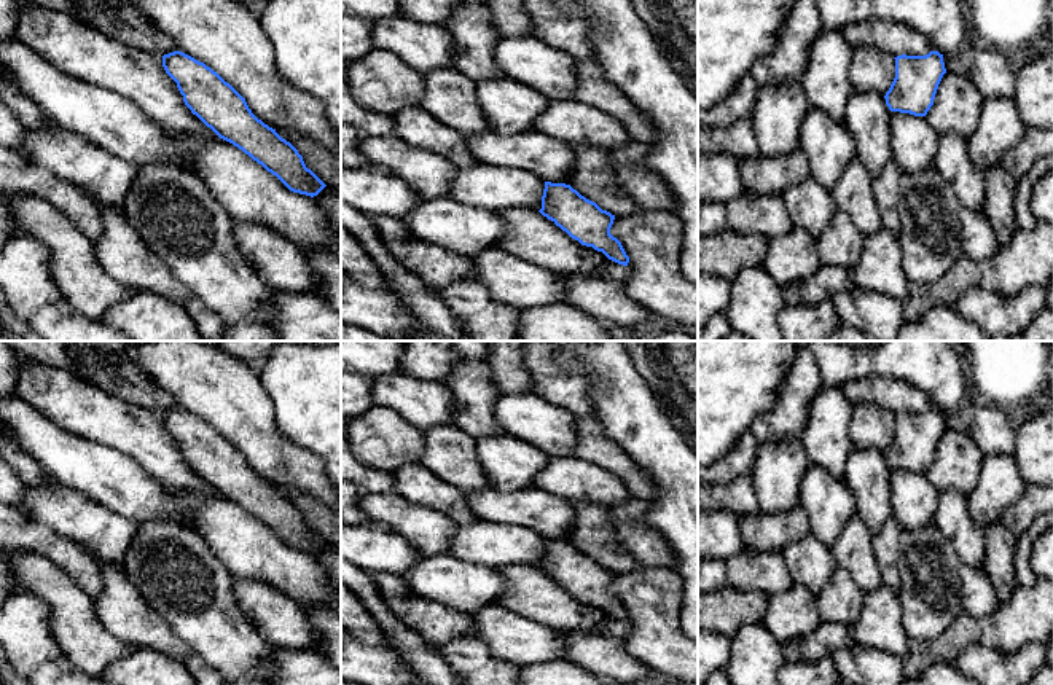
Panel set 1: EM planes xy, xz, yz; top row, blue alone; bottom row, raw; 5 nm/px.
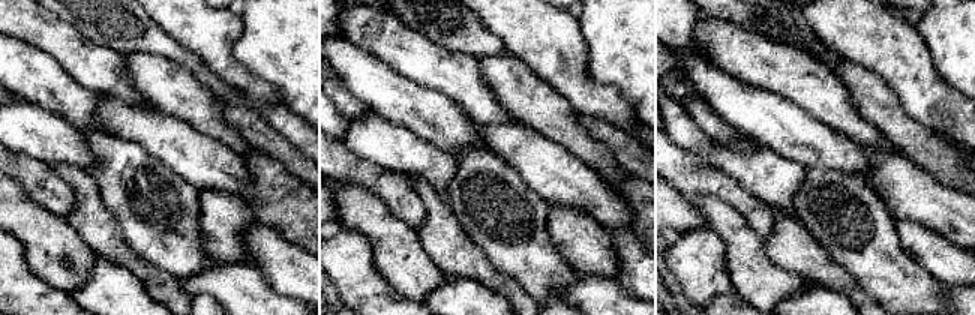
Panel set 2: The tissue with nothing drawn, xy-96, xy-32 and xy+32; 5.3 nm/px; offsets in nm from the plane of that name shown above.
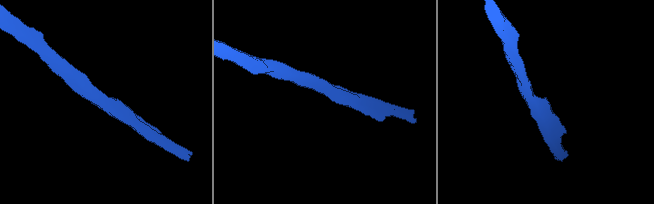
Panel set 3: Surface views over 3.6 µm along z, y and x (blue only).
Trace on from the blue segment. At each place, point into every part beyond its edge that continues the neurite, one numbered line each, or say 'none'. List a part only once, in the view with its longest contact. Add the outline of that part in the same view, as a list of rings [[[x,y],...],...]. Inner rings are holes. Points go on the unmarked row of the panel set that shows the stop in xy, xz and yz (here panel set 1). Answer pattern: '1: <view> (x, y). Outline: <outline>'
none

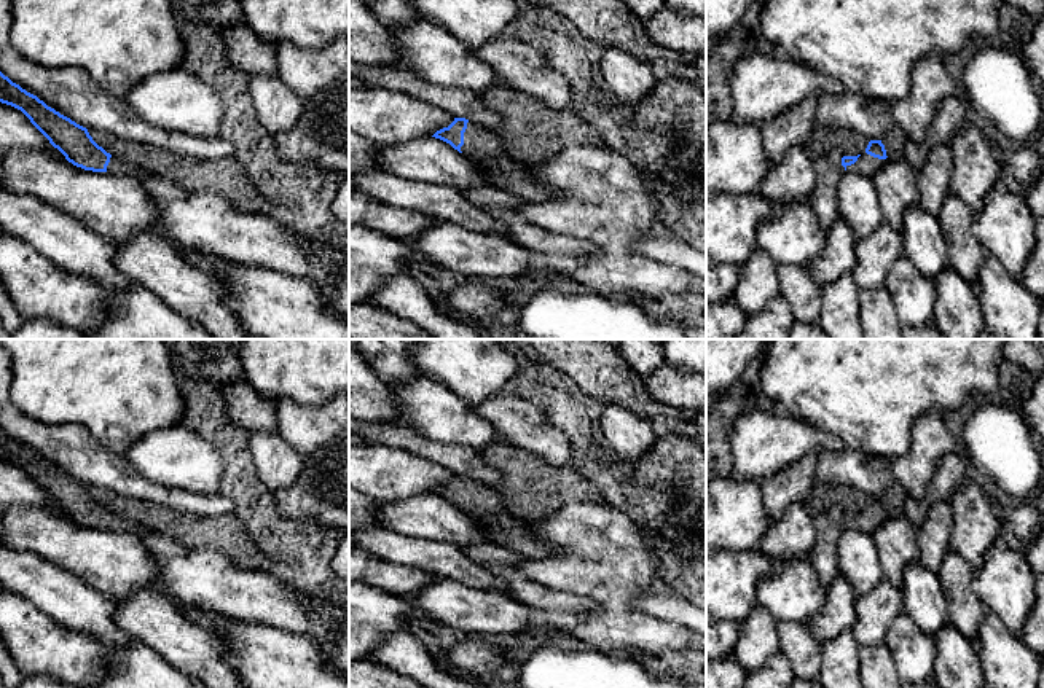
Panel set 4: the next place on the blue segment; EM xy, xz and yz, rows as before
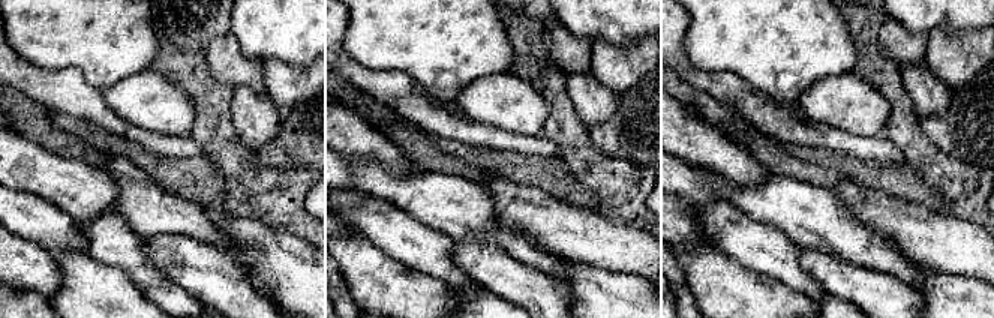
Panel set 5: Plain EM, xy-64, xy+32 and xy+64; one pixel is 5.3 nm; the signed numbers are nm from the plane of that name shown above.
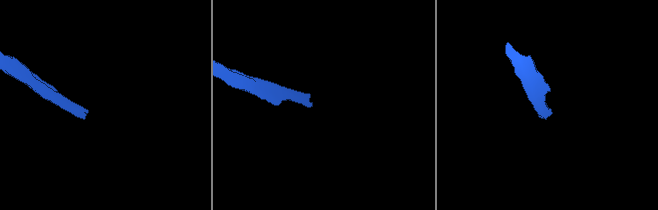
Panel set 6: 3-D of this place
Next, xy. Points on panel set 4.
1: xy (117, 523). Outline: [[[112,513],[110,514],[110,519],[107,522],[107,530],[115,530],[115,532],[126,532],[126,534],[143,534],[145,529],[143,526],[140,526],[139,522],[129,519],[129,518],[124,518],[121,514],[116,514],[116,513]]]

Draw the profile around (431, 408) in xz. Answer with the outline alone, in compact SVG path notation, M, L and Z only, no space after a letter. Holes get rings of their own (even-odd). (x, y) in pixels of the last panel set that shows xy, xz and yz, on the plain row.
M427 376L394 384L397 412L403 422L413 427L424 438L440 441L443 444L459 444L480 451L491 443L500 441L497 430L483 417L473 412L473 406L459 398L451 389Z

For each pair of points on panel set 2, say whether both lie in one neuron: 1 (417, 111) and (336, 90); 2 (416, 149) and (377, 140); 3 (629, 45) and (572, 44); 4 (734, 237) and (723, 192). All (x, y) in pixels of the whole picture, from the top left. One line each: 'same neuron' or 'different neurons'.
1: different neurons
2: same neuron
3: different neurons
4: different neurons

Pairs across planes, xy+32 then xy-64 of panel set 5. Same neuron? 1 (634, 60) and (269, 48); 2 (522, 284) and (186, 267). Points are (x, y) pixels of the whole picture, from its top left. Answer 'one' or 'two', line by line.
1: two
2: two

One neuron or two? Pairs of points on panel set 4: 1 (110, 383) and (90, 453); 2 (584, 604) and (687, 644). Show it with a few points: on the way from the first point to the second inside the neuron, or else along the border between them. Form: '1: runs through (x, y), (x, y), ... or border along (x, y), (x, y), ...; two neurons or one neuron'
1: border along (58, 424), (83, 426), (101, 445), (125, 459); two neurons
2: border along (565, 591), (574, 596), (585, 596), (600, 609); two neurons

